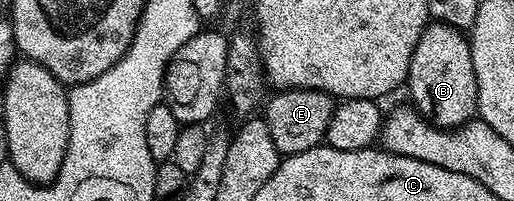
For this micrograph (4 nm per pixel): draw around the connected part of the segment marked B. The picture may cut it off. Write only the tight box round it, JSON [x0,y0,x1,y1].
[409,23,478,130]

